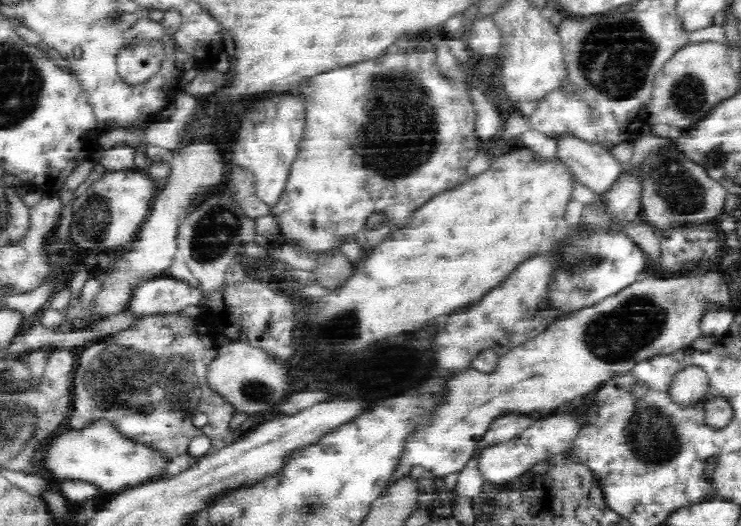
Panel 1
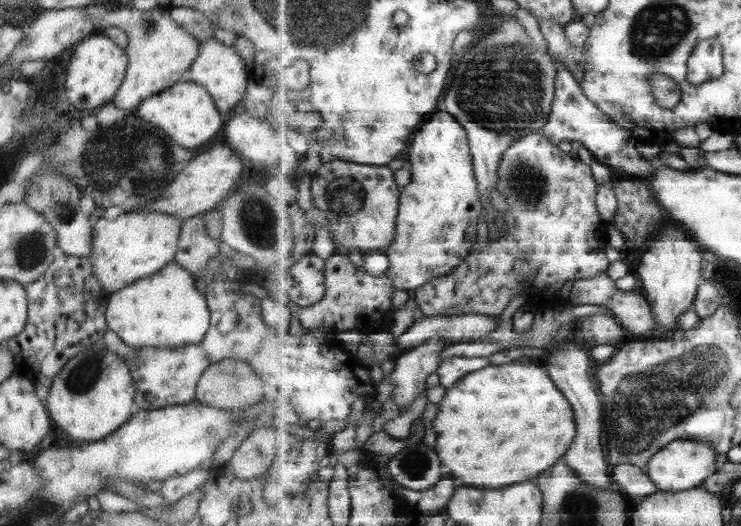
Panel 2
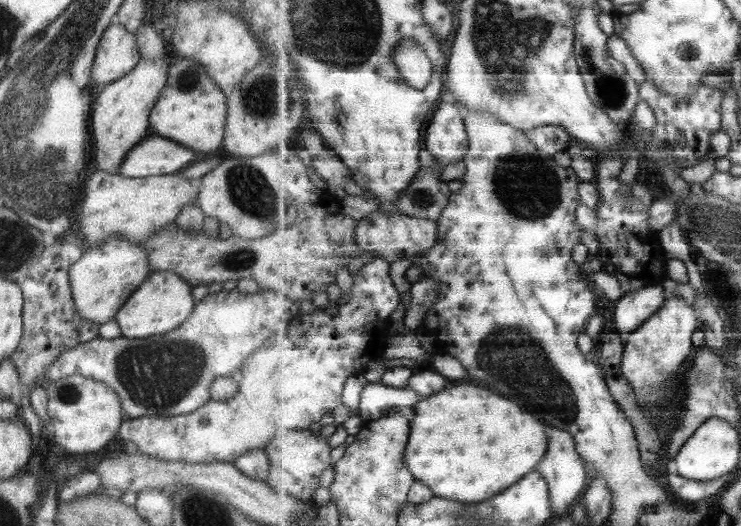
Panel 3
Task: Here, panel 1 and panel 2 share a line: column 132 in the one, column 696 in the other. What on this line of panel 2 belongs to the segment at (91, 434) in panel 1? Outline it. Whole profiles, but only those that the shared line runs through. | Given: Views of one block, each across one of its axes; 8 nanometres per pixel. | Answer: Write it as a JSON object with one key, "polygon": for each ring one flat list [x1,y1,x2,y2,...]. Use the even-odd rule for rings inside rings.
{"polygon":[[680,439,651,457,647,474,657,488,663,492,688,491,701,487,705,480,717,472,716,456,717,451,709,443]]}

